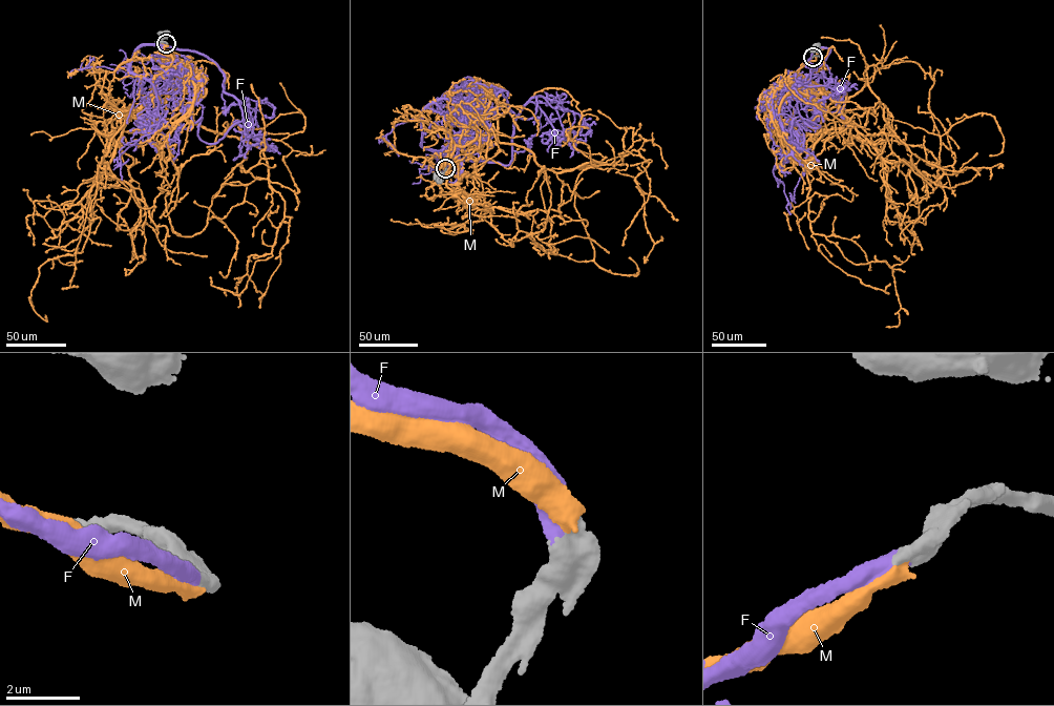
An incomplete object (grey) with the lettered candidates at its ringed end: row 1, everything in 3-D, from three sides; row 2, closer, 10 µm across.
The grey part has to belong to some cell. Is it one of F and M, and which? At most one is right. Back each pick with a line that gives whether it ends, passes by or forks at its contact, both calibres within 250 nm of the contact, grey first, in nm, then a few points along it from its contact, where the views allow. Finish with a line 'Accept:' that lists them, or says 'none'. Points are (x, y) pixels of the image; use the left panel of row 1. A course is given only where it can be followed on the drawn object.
F: it ends | 700/500 nm | via (166, 43), (144, 43), (129, 69), (152, 84), (159, 130), (177, 128), (128, 159)
Accept: F

